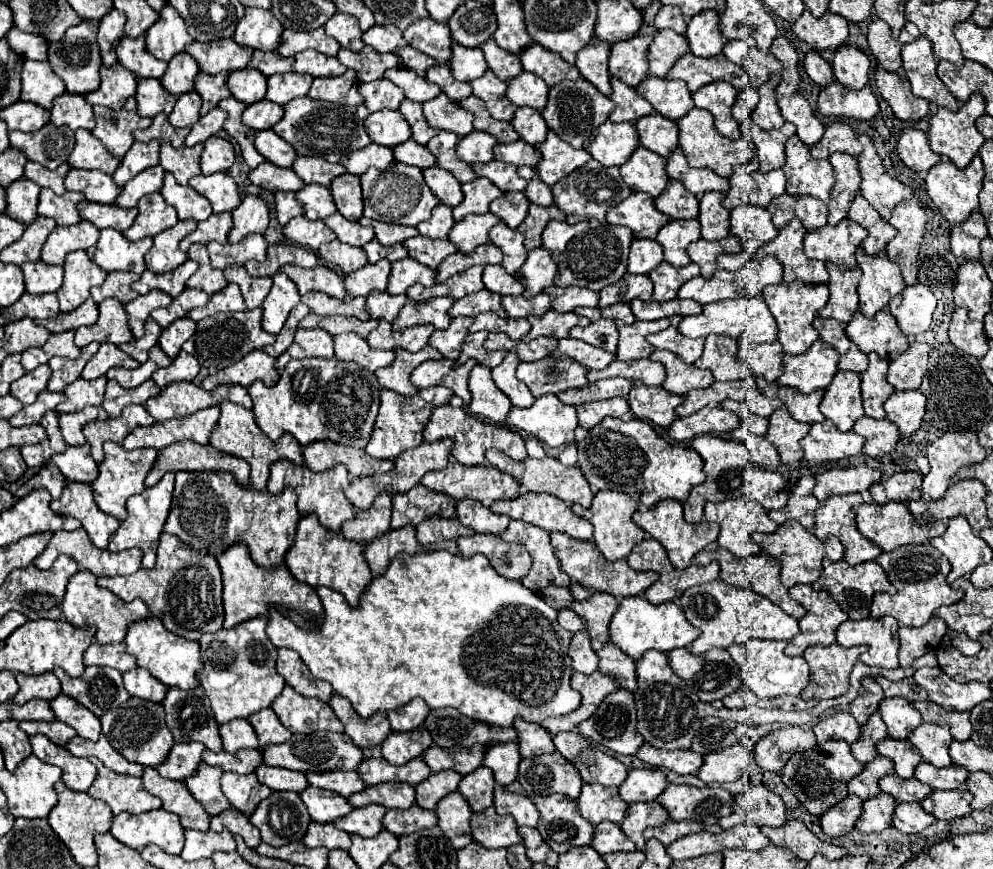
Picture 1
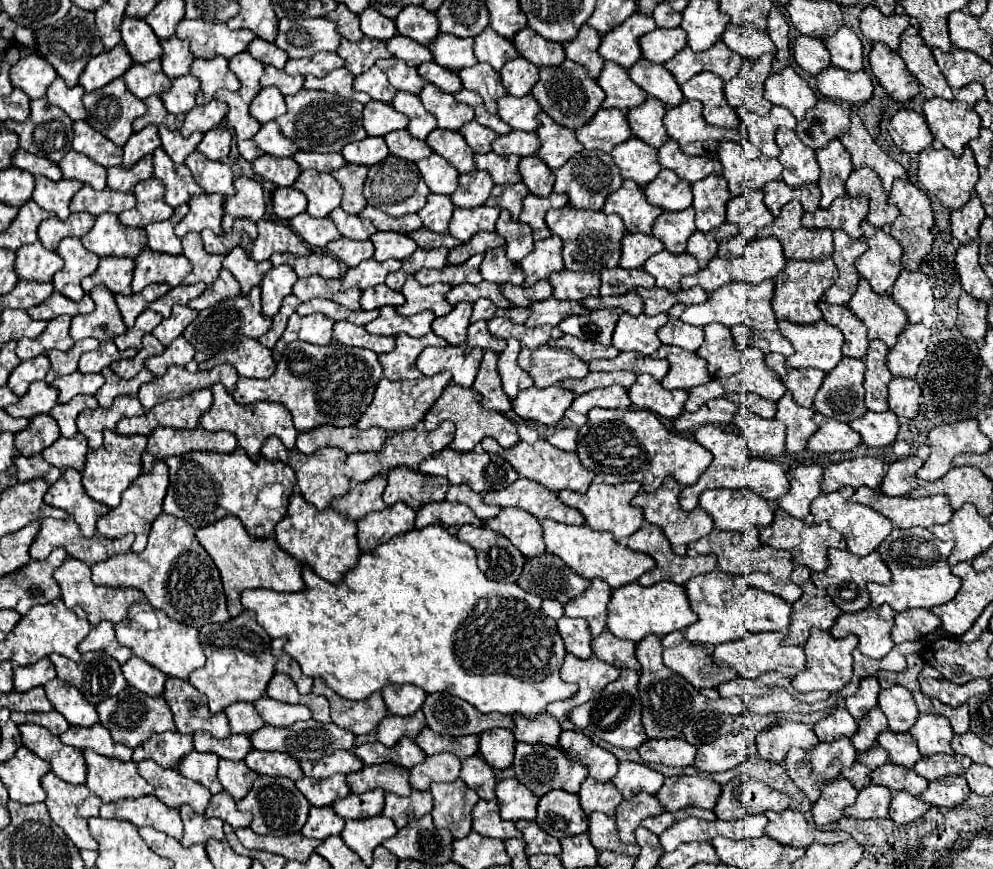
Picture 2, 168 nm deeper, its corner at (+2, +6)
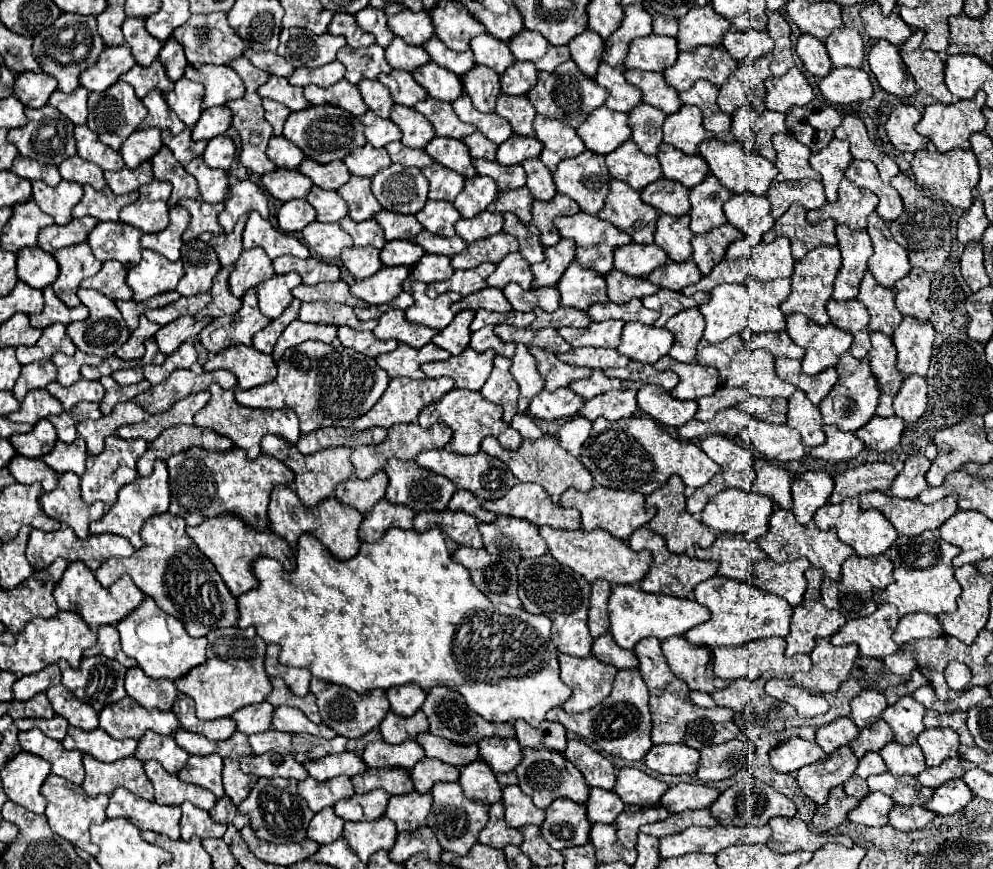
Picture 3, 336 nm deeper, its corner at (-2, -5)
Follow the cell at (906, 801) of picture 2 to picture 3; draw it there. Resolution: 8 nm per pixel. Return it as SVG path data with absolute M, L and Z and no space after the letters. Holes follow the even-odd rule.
M894 805L890 811L890 825L898 831L914 831L926 827L934 819L934 813L926 807L904 807Z

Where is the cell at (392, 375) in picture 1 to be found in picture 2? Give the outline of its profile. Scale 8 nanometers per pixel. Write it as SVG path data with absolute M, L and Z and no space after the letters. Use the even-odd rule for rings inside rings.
M434 332L426 336L412 338L408 334L396 336L396 348L388 354L380 354L380 364L384 368L384 376L390 380L414 380L420 378L422 372L416 368L416 358L428 346L446 346L444 338L438 338Z

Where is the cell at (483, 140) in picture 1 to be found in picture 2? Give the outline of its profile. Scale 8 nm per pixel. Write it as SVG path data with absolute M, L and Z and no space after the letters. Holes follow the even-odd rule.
M476 120L464 124L464 126L460 128L460 134L464 136L464 140L468 142L468 146L470 146L472 152L476 152L476 154L488 154L488 152L492 150L492 148L490 148L492 140L498 136L494 130L488 130L488 128L480 126Z

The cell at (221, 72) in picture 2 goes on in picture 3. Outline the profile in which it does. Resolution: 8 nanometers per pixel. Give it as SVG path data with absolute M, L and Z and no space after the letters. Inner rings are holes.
M188 65L186 77L206 87L202 109L226 105L244 95L242 79L228 65Z

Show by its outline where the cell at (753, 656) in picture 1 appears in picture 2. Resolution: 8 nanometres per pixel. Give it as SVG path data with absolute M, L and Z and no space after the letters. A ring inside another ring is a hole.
M758 632L758 634L748 634L742 640L734 640L734 642L726 642L726 644L718 644L714 648L714 660L716 662L724 662L730 668L734 668L738 672L738 676L744 678L758 678L760 674L768 672L768 670L780 670L786 678L796 676L800 670L804 670L804 650L802 646L784 646L782 644L784 634L782 632Z

